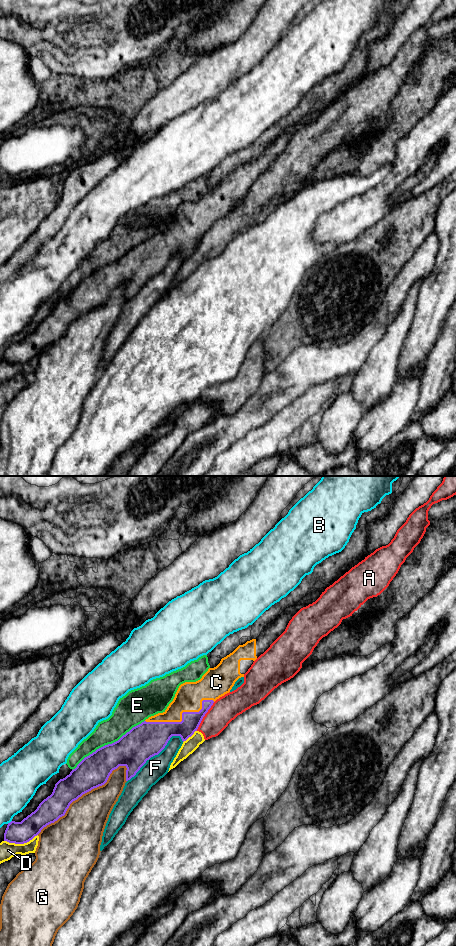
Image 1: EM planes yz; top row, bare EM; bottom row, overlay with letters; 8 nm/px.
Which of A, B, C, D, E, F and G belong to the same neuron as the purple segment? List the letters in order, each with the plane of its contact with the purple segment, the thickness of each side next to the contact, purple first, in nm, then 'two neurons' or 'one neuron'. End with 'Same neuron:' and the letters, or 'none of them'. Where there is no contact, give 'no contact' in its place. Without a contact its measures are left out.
A: meets purple in yz; 150 nm thick on the purple side, 200 nm on the other; two neurons
B: meets purple in yz; 180 nm thick on the purple side, 260 nm on the other; two neurons
C: meets purple in yz; 200 nm thick on the purple side, 220 nm on the other; one neuron
D: meets purple in yz; 180 nm thick on the purple side, 130 nm on the other; two neurons
E: meets purple in yz; 280 nm thick on the purple side, 200 nm on the other; two neurons
F: meets purple in yz; 280 nm thick on the purple side, 180 nm on the other; two neurons
G: meets purple in yz; 260 nm thick on the purple side, 340 nm on the other; two neurons
Same neuron: C

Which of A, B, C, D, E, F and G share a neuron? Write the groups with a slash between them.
A D / B / C / E / F / G

